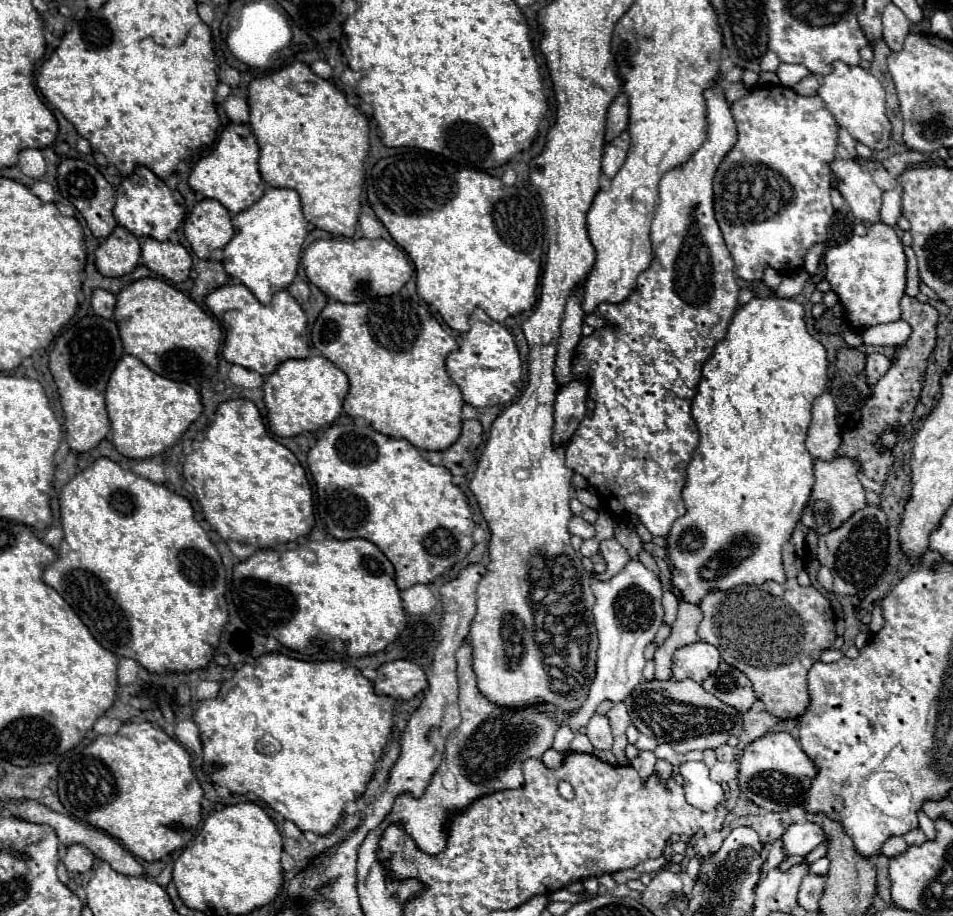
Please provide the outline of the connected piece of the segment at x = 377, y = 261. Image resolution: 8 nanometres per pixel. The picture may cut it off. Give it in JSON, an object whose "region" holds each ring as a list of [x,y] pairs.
{"region":[[[318,239],[302,253],[306,277],[330,299],[342,303],[360,303],[374,297],[398,293],[412,277],[414,269],[402,247],[386,239]]]}

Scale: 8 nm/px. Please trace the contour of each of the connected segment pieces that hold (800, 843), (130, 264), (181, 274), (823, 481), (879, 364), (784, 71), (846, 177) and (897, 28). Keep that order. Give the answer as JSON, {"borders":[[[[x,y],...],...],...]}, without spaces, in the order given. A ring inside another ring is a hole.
{"borders":[[[[802,823],[802,825],[790,825],[788,831],[782,835],[784,845],[784,861],[778,865],[780,871],[788,871],[790,867],[798,865],[812,849],[816,849],[824,841],[824,833],[814,823]]],[[[120,225],[96,249],[96,267],[104,277],[120,277],[132,273],[132,269],[138,265],[138,259],[140,239]]],[[[152,237],[142,239],[142,261],[150,271],[172,283],[186,281],[192,267],[192,257],[184,245],[156,241]]],[[[836,457],[834,461],[814,461],[814,487],[810,493],[810,499],[806,503],[806,509],[802,511],[800,521],[816,531],[818,535],[826,535],[834,529],[838,529],[846,519],[852,517],[854,511],[866,507],[866,493],[858,479],[858,469],[852,459],[848,457]]],[[[872,353],[866,357],[866,373],[868,373],[868,383],[874,385],[886,371],[888,371],[890,359],[880,355],[880,353]]],[[[780,63],[776,75],[778,75],[778,79],[780,79],[780,83],[782,83],[784,87],[794,87],[800,79],[804,79],[804,77],[808,77],[808,75],[812,75],[812,73],[810,73],[804,65]]],[[[834,159],[830,167],[838,179],[838,191],[846,199],[854,217],[862,223],[878,223],[882,191],[872,181],[870,173],[860,163],[848,159]]],[[[888,3],[882,15],[882,23],[884,23],[884,41],[892,51],[900,51],[906,35],[910,33],[908,17],[894,3]]]]}

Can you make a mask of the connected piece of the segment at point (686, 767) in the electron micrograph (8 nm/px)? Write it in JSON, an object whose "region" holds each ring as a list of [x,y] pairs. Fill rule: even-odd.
{"region":[[[704,761],[684,763],[680,767],[680,773],[684,779],[686,801],[692,807],[696,807],[704,813],[710,813],[720,805],[720,801],[724,799],[724,791],[720,787],[720,783],[714,783],[708,777],[708,767]]]}

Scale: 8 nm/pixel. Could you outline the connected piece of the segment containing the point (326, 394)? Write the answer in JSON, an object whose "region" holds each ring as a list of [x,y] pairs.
{"region":[[[316,355],[282,361],[278,369],[266,377],[262,389],[272,433],[278,437],[294,437],[304,431],[318,431],[334,423],[342,413],[342,401],[350,385],[348,377],[334,363],[322,355]]]}

